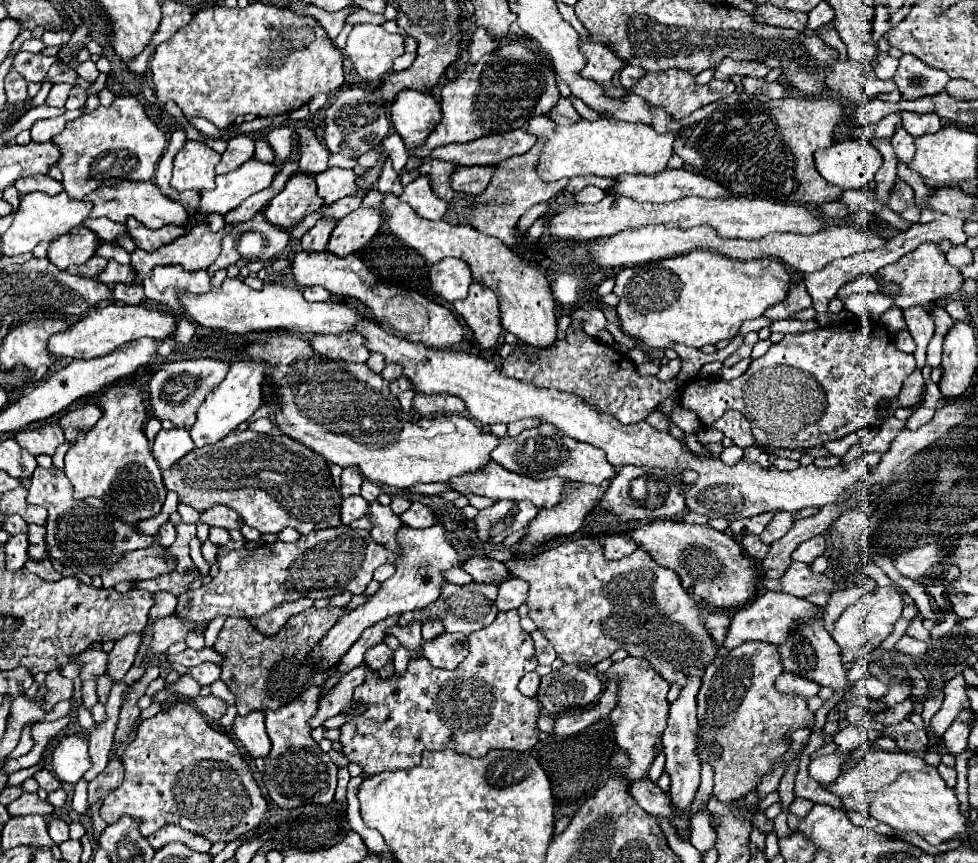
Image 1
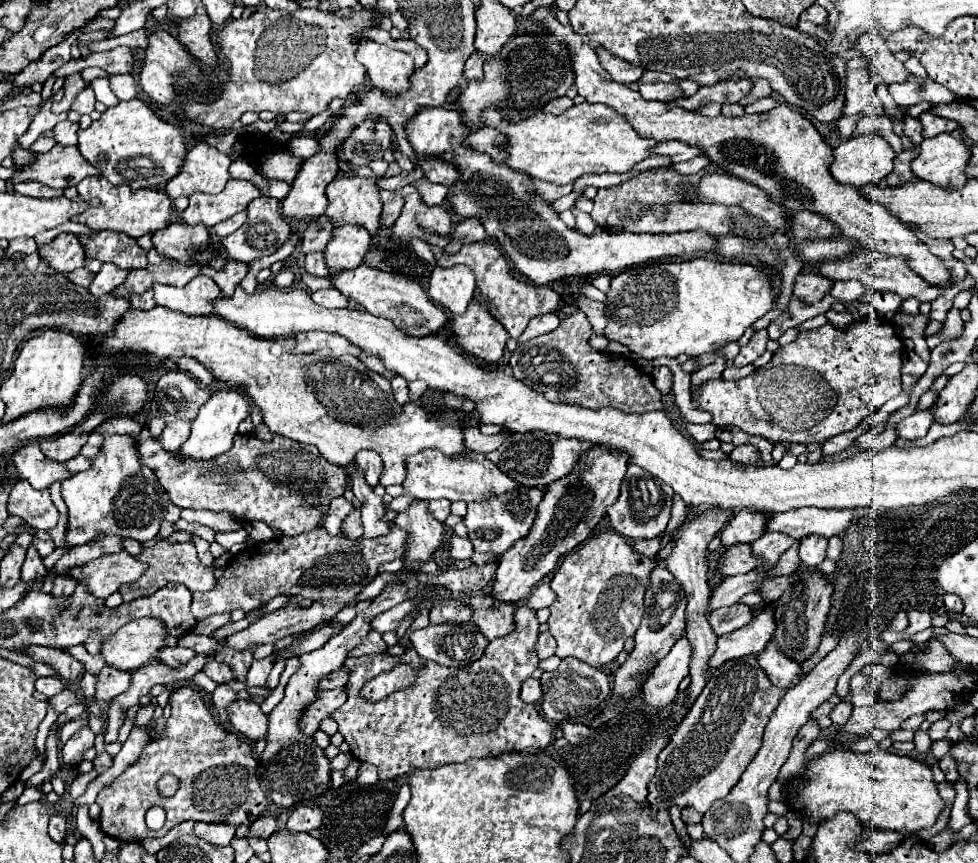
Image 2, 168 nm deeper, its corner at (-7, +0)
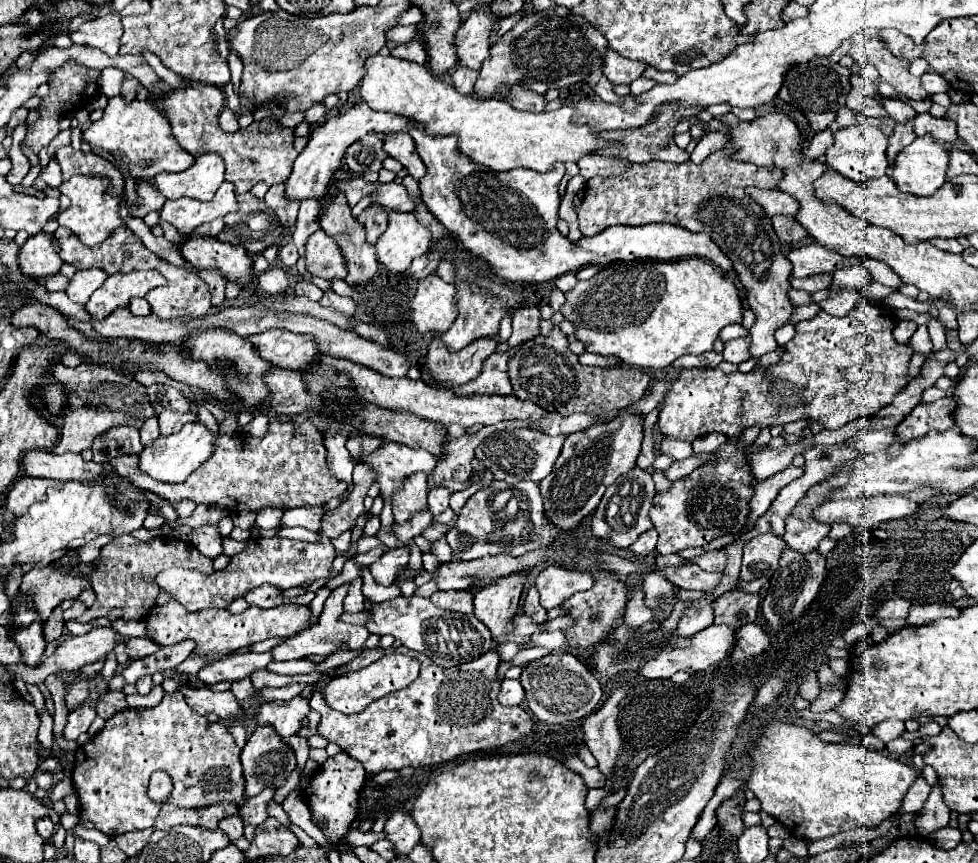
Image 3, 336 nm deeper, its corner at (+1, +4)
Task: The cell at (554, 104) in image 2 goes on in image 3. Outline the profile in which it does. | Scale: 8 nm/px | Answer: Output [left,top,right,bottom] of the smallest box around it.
[503,88,547,112]

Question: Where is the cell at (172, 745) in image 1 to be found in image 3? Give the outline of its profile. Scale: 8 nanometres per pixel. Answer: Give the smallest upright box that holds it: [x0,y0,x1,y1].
[73,692,245,838]

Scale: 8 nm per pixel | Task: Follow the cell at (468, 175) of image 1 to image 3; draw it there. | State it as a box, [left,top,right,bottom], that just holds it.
[383,132,425,180]

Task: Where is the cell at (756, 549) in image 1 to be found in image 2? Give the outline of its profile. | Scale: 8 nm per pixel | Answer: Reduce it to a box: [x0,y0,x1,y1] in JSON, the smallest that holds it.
[717,544,761,576]

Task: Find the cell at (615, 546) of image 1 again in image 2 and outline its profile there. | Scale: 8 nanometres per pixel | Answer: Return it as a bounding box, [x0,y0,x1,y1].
[633,538,661,556]

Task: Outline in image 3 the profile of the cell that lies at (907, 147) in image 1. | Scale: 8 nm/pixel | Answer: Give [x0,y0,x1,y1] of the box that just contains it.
[883,98,917,124]

